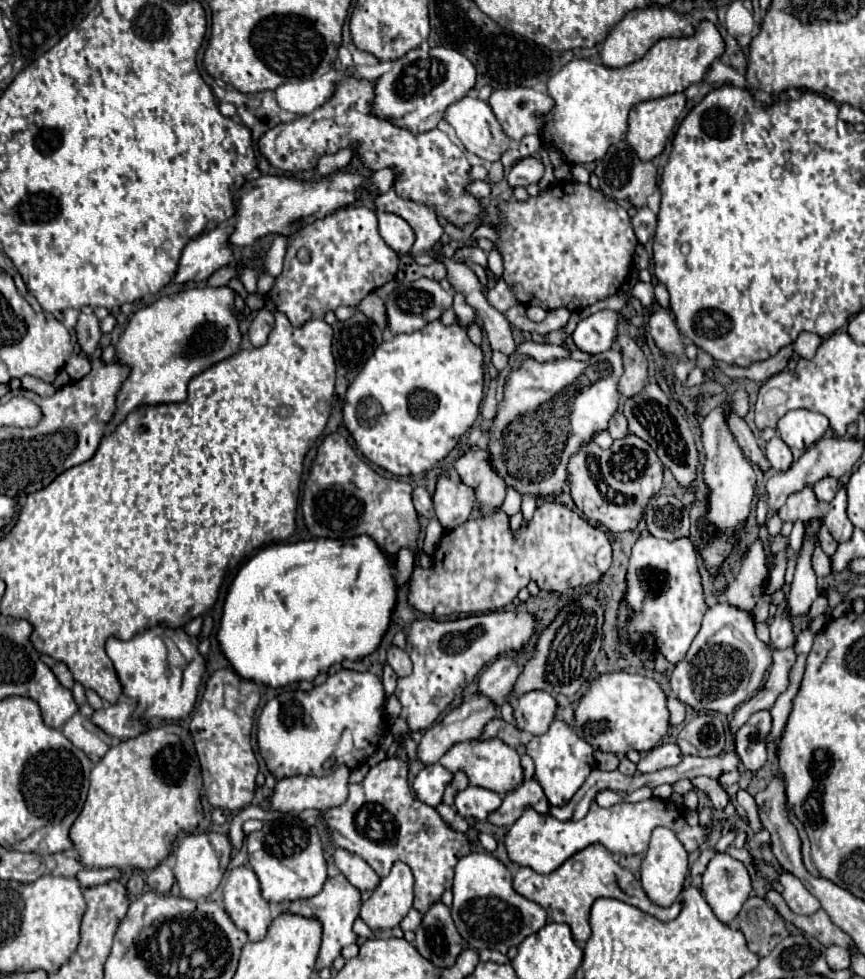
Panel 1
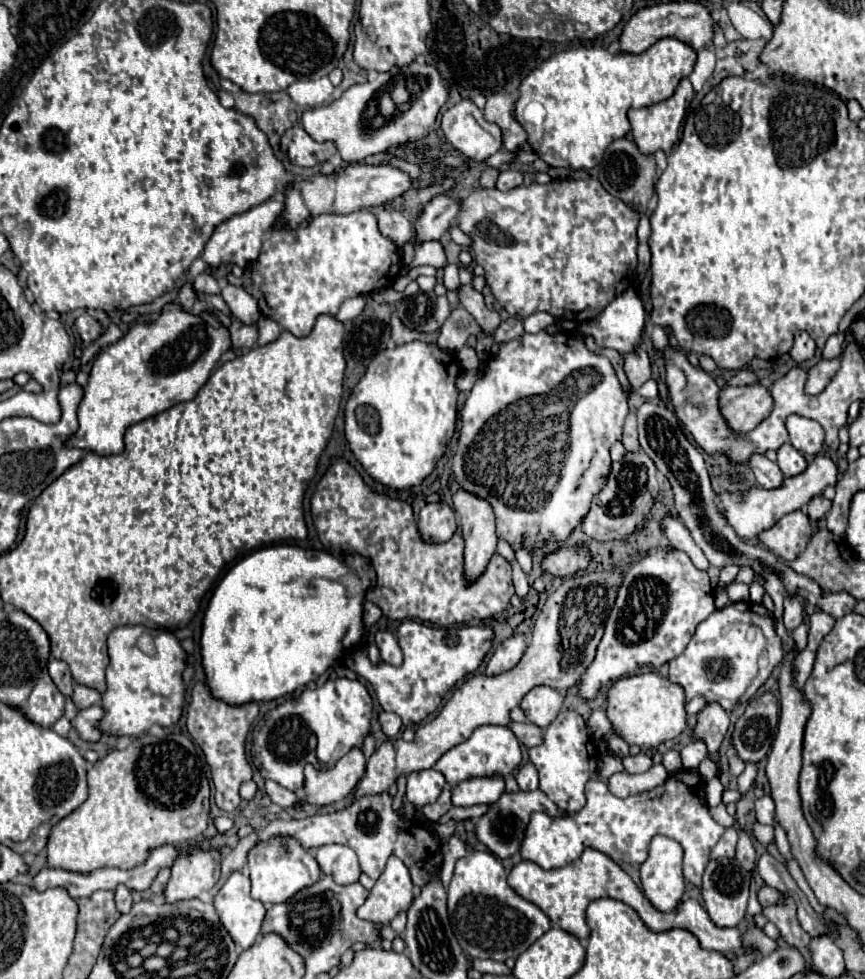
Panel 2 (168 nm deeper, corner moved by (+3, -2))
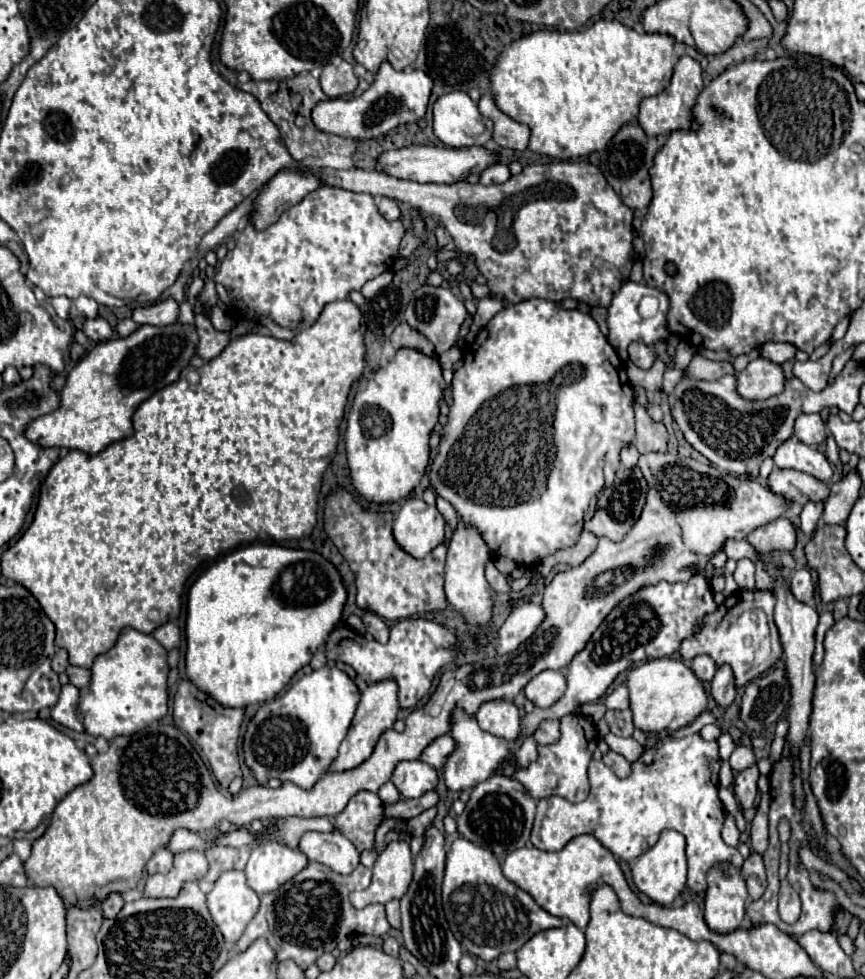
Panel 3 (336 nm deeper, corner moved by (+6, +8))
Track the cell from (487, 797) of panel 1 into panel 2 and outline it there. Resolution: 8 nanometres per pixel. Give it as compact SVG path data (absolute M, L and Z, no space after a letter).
M471 778L453 788L453 806L469 808L477 804L491 804L503 794L503 778Z

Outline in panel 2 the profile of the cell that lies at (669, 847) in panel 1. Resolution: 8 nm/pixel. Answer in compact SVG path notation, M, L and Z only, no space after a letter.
M655 836L649 846L649 856L641 864L641 886L647 900L661 912L671 912L685 892L681 872L683 848L667 836Z

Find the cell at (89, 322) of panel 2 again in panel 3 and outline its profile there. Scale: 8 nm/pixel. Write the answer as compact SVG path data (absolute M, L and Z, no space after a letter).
M92 318L92 320L86 320L84 322L84 334L94 340L94 342L104 342L104 340L110 340L114 330L112 326L104 320L104 318Z

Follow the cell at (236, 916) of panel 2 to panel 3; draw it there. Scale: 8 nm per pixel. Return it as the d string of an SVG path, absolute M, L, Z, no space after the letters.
M228 870L216 880L206 904L224 940L232 944L242 936L244 928L254 918L260 900L258 894L246 884L244 872Z

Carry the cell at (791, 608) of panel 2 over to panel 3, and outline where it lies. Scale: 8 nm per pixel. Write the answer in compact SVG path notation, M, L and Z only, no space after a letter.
M808 568L796 570L790 586L792 586L792 594L800 602L810 602L814 598L814 580L812 580L812 572Z

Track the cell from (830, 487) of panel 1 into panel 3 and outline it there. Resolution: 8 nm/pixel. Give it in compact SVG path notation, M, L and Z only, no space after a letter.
M808 502L804 508L802 508L802 514L800 514L800 530L806 534L806 536L812 536L820 518L822 518L822 502Z

